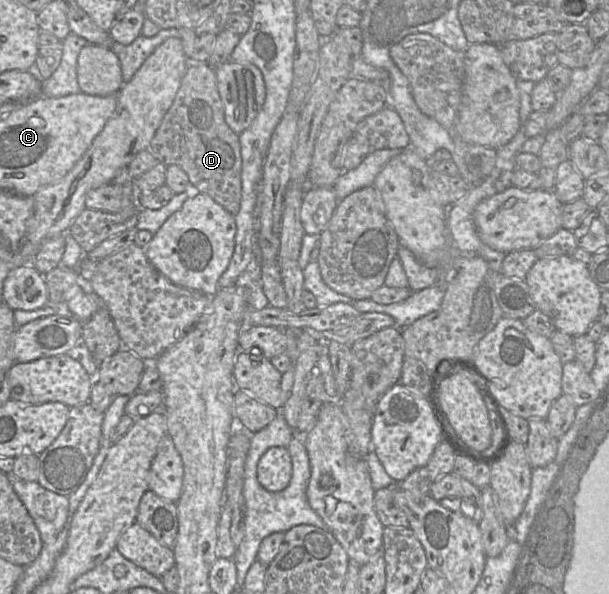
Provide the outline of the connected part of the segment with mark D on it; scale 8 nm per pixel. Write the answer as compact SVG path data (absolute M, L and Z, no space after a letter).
M207 61L189 64L174 101L150 142L149 150L165 166L181 167L200 193L208 194L234 216L238 212L242 197L239 134L225 121L216 71Z

